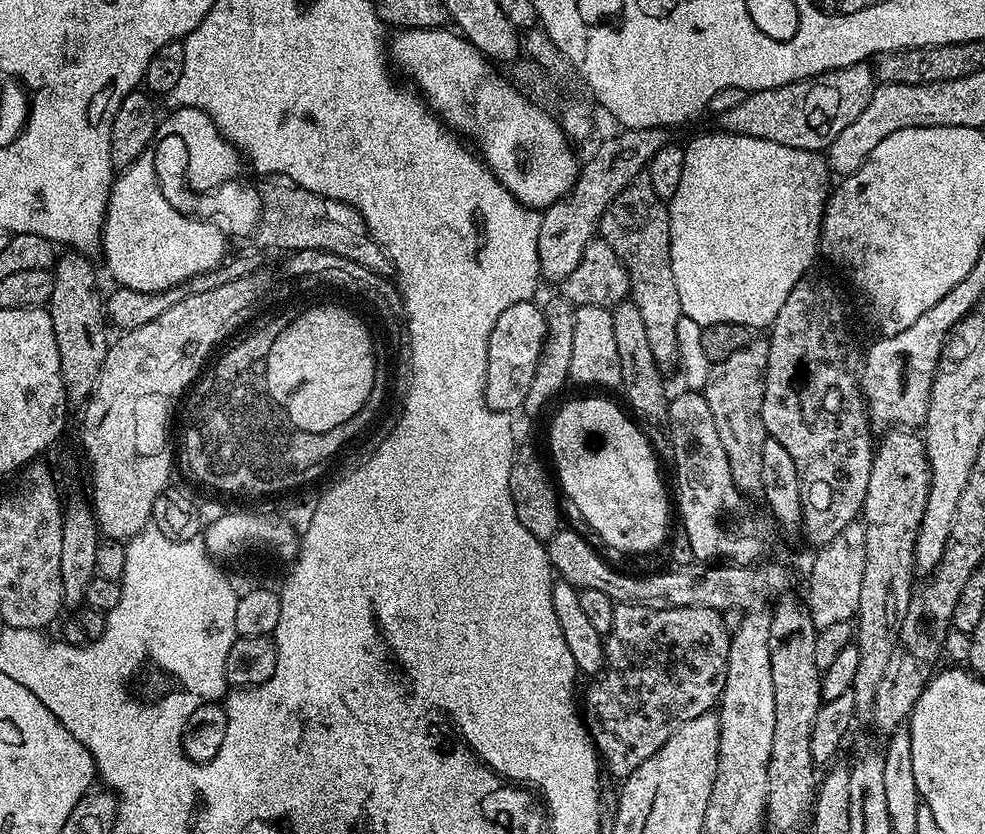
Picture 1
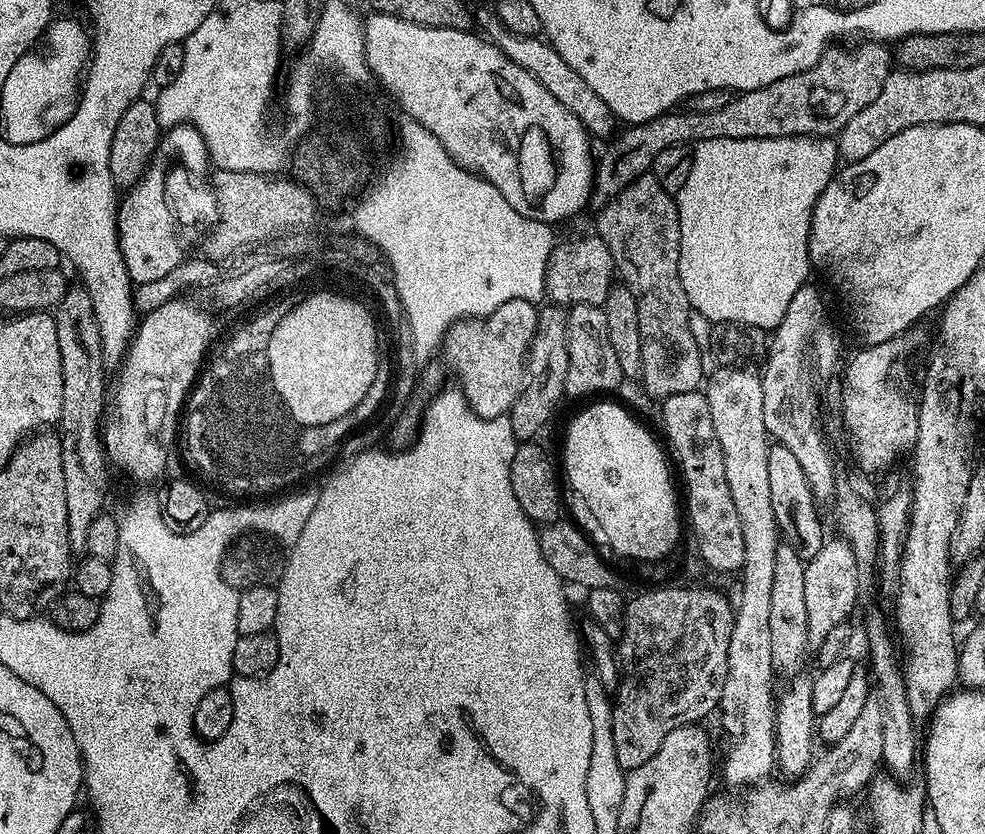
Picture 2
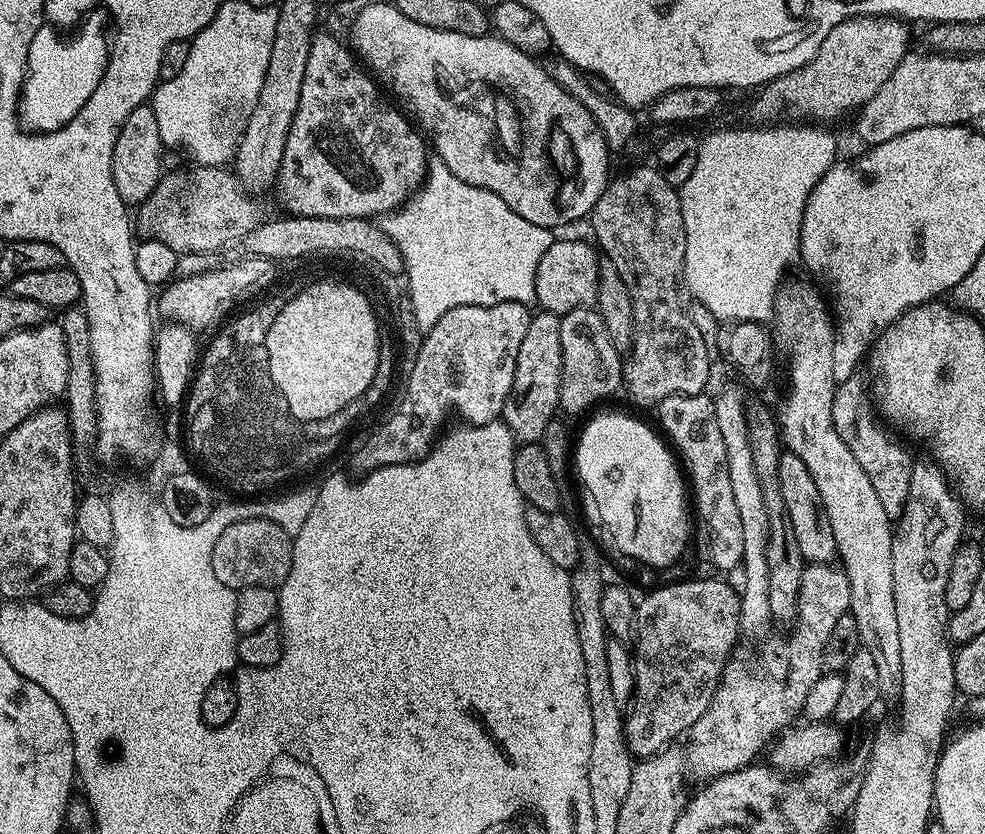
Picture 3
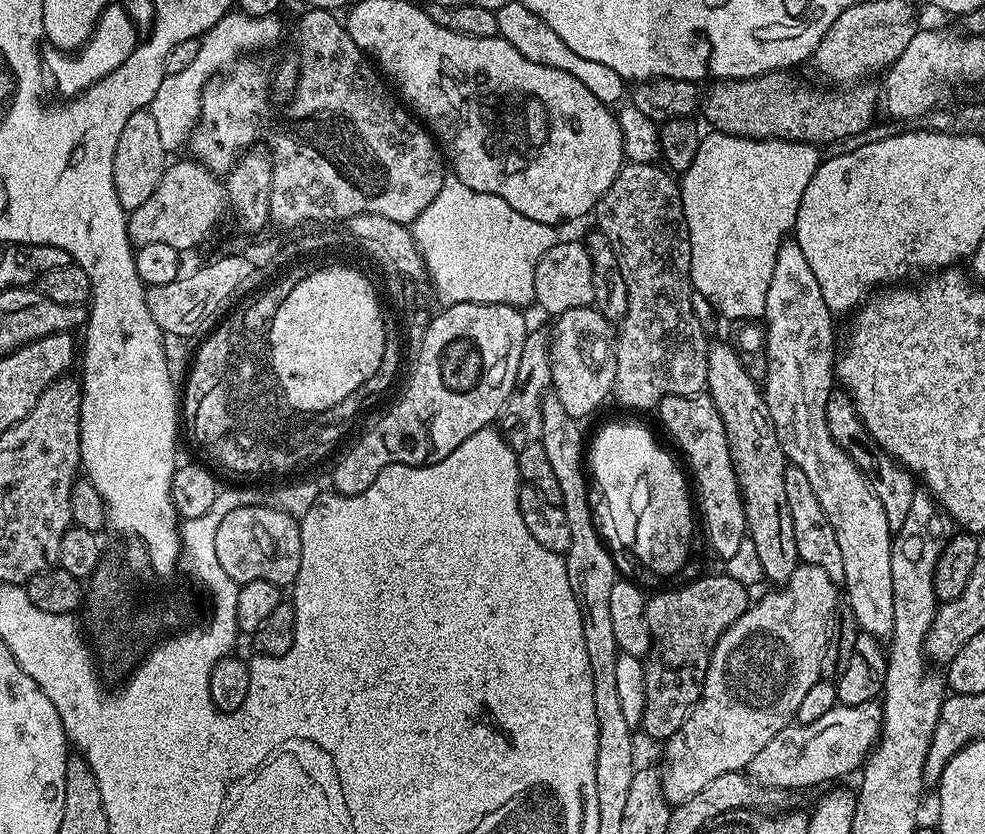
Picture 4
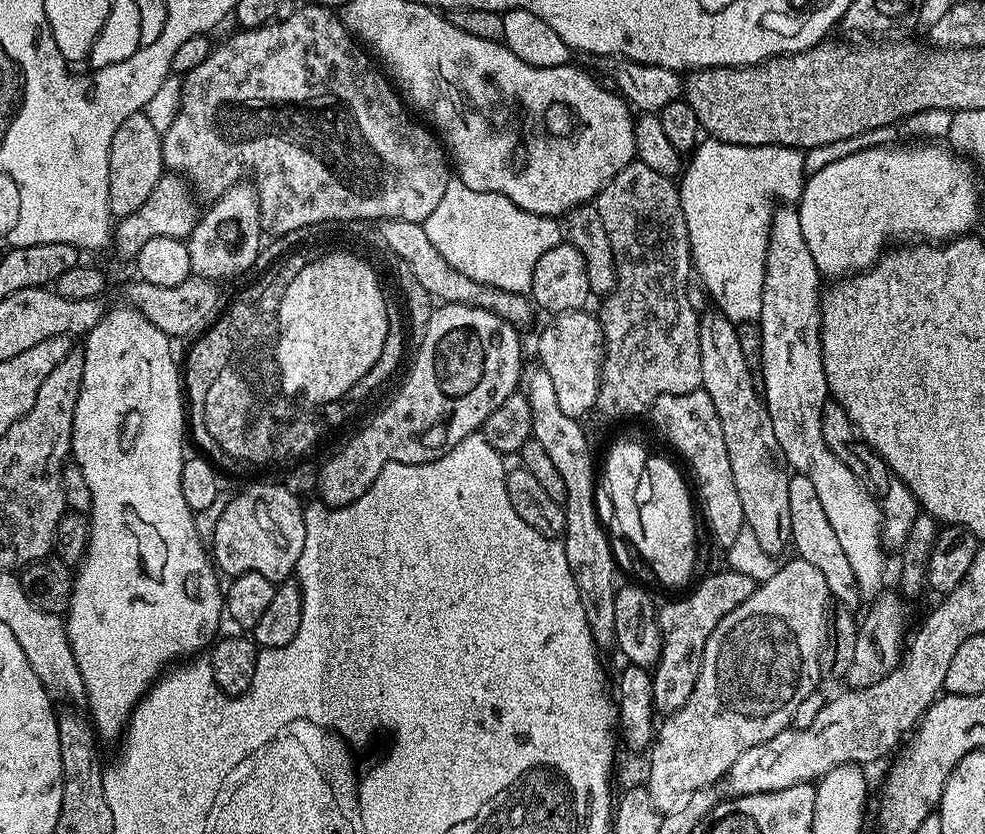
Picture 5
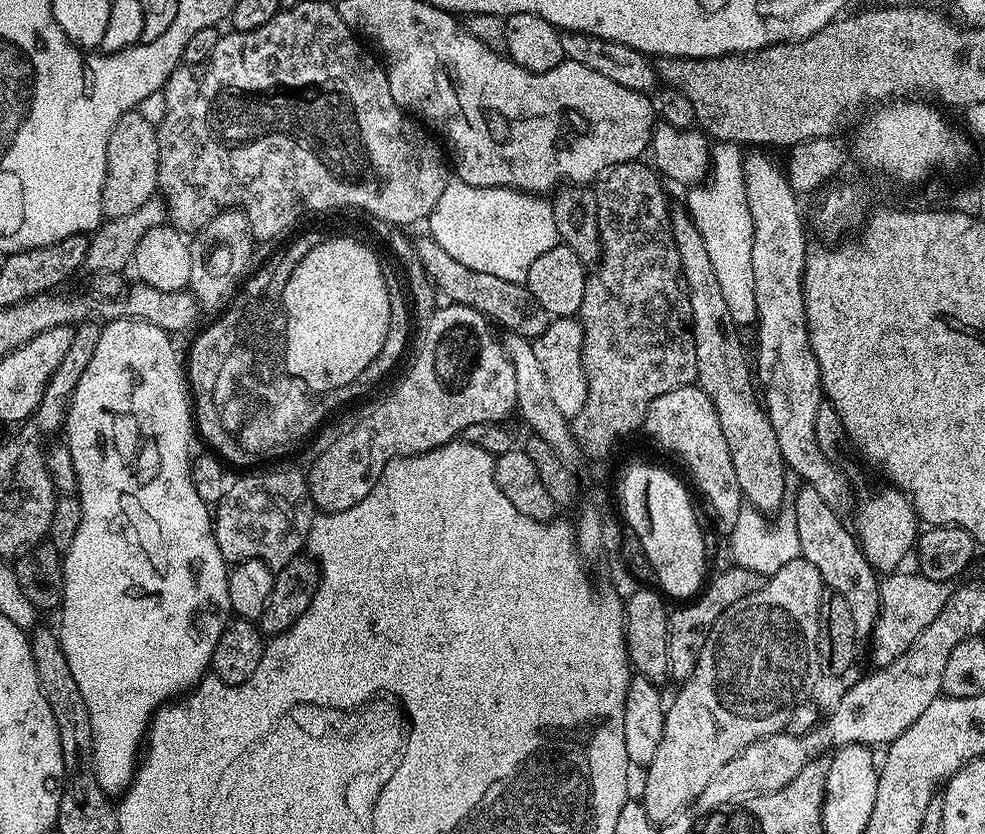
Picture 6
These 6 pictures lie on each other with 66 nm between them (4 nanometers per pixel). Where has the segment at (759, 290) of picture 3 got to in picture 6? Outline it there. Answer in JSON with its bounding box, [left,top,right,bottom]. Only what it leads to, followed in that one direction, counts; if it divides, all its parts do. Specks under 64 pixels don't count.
[686,143,756,325]

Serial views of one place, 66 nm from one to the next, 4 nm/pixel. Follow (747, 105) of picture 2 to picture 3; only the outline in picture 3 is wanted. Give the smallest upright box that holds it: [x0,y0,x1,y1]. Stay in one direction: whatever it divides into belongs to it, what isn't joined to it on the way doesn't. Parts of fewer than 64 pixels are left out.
[748,16,908,126]

